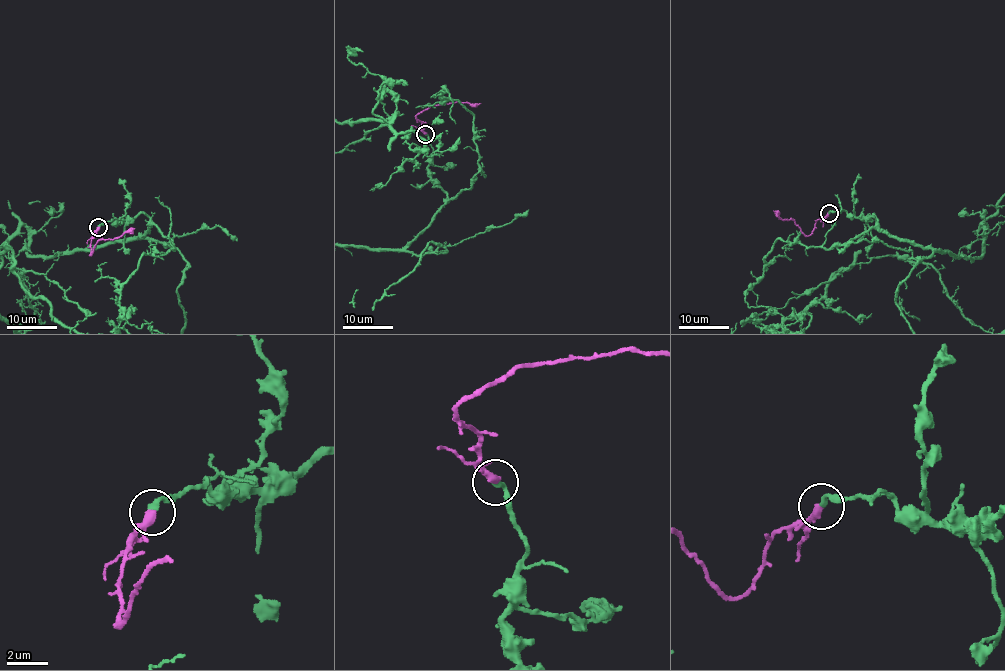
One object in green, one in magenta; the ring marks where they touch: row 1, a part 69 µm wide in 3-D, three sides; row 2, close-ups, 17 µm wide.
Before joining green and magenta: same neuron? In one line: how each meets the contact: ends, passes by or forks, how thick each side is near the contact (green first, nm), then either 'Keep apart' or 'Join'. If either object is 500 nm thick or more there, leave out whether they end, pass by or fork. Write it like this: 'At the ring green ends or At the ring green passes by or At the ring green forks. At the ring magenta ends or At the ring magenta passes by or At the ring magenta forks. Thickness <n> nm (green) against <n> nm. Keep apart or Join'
At the ring green ends. At the ring magenta ends. Thickness 280 nm (green) against 400 nm. Join

